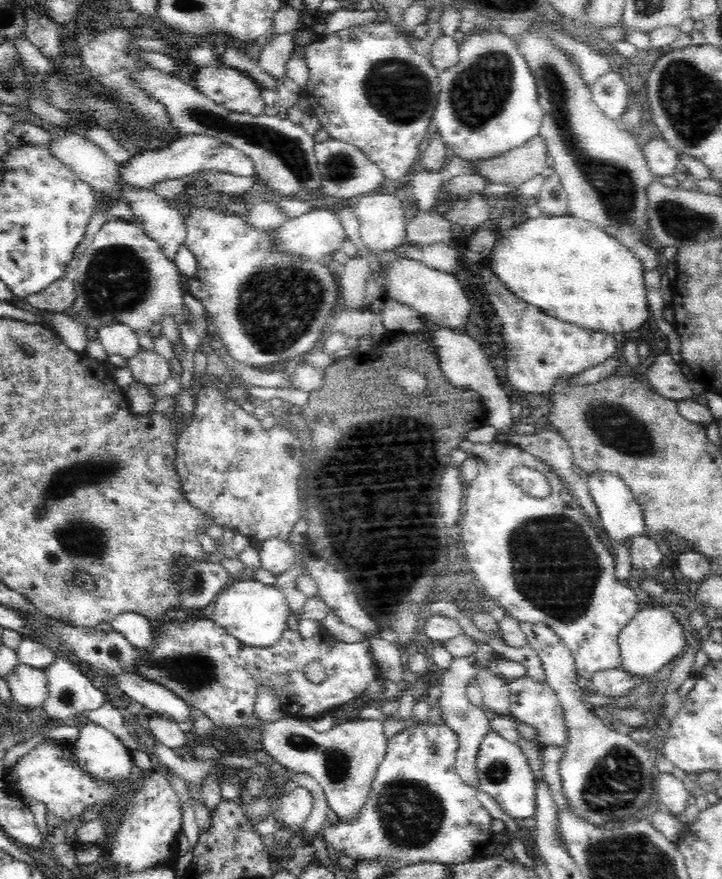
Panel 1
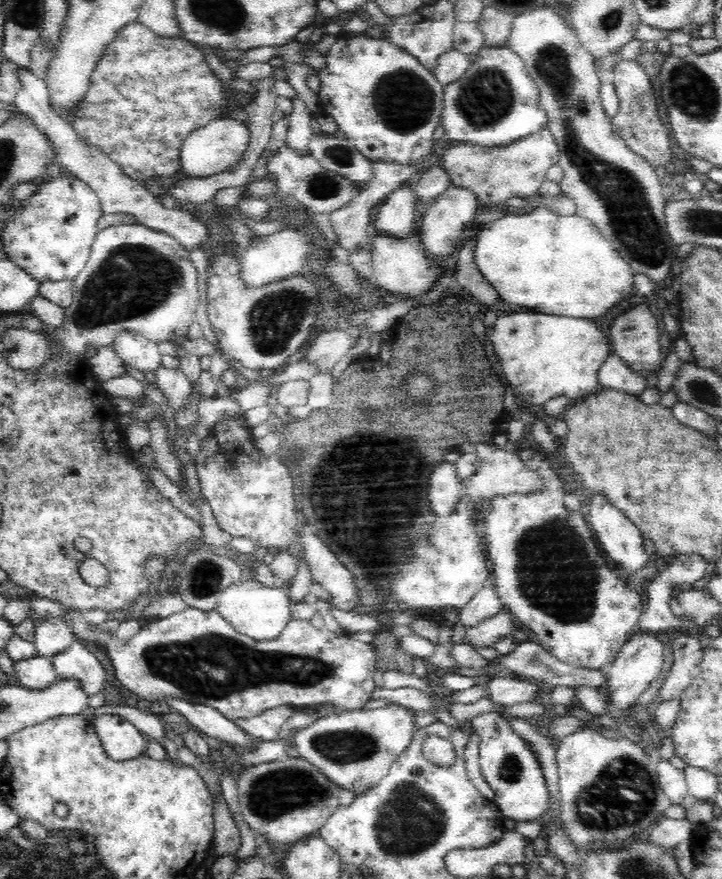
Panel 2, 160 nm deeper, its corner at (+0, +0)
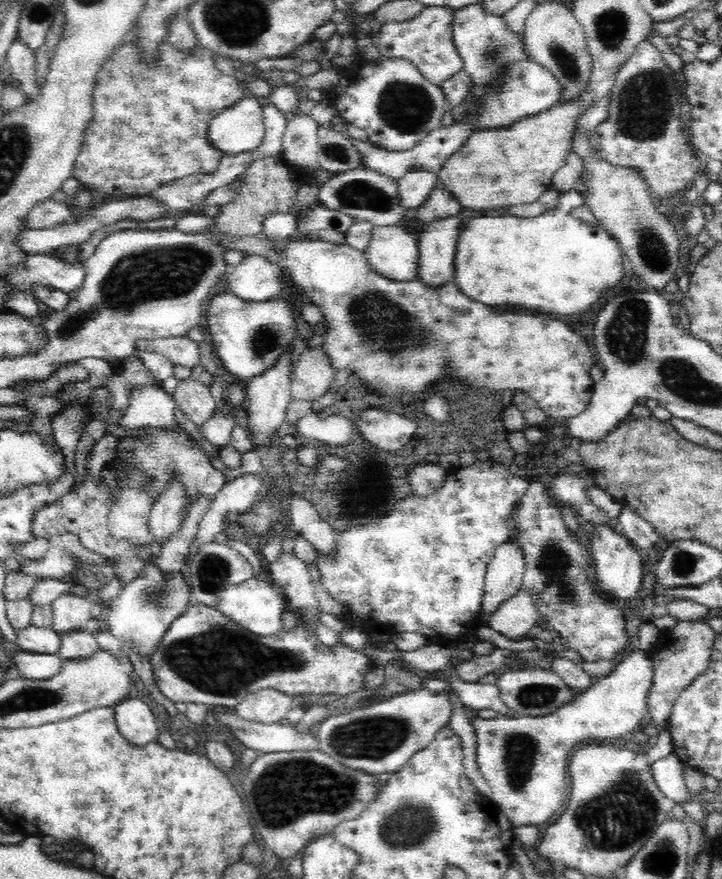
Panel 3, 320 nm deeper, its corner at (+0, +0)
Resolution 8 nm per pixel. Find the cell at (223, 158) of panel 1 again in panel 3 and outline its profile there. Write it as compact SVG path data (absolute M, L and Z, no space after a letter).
M256 96L242 97L218 113L208 126L208 141L224 156L254 150L266 134L264 109Z

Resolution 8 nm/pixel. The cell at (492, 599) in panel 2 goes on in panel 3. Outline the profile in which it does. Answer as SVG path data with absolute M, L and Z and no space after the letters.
M512 538L495 550L494 558L487 566L482 598L482 613L494 612L507 598L522 586L524 578L524 553Z

